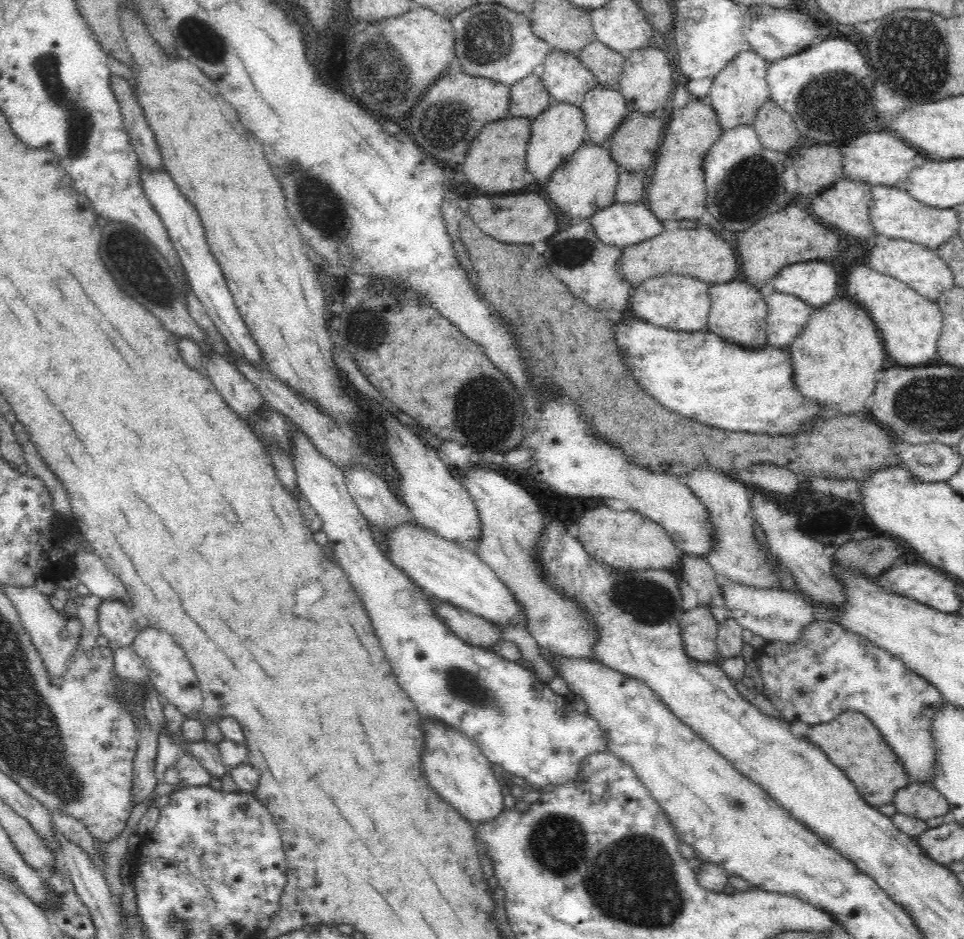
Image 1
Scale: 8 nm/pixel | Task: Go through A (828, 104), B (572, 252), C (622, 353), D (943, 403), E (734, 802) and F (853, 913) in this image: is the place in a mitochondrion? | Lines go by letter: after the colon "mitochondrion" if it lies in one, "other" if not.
A: mitochondrion
B: mitochondrion
C: other
D: mitochondrion
E: mitochondrion
F: other

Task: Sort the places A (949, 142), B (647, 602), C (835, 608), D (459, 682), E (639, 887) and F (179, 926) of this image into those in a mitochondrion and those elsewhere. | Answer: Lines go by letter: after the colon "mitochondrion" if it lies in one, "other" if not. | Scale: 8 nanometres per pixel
A: other
B: mitochondrion
C: other
D: mitochondrion
E: mitochondrion
F: mitochondrion

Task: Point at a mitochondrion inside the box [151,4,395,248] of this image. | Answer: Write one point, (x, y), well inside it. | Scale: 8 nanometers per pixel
(197, 37)

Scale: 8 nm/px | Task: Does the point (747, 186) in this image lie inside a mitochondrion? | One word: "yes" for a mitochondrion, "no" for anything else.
yes

